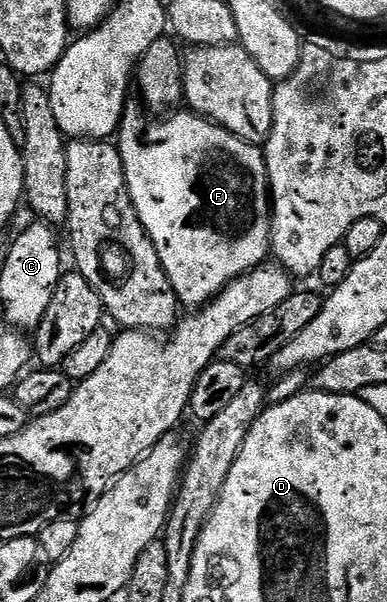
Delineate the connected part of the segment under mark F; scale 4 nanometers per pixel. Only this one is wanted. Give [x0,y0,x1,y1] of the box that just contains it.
[115,105,273,308]

